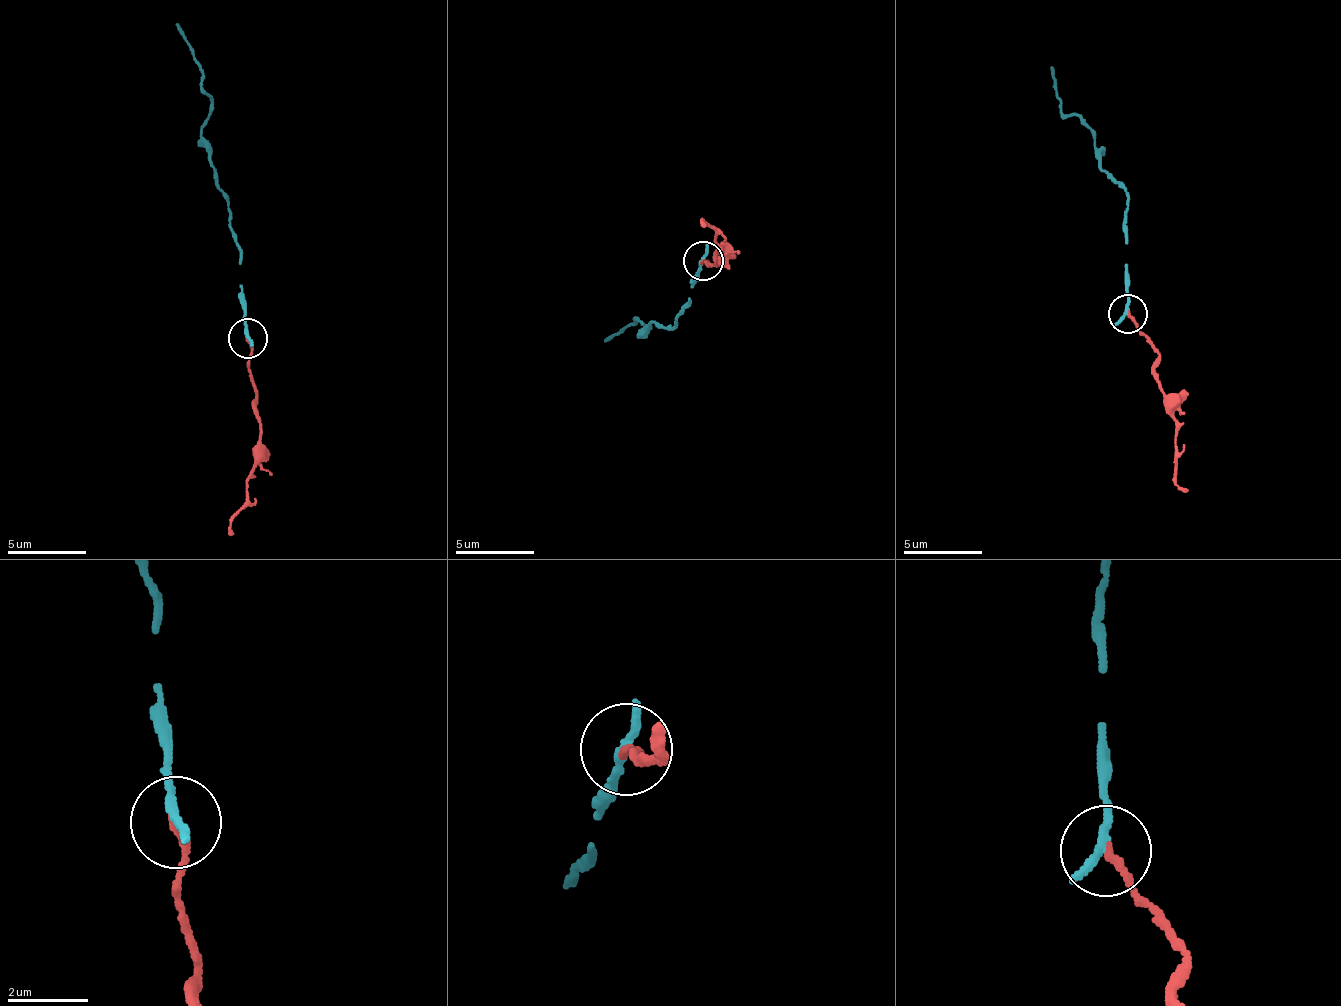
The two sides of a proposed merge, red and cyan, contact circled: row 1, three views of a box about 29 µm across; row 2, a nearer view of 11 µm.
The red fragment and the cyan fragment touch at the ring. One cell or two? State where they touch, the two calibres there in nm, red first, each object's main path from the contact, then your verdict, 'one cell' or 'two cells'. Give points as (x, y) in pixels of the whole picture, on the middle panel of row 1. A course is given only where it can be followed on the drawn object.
(703, 260) | 200/280 nm | red via (702, 262), (717, 263), (719, 247), (726, 243), (719, 246), (717, 229), (703, 220), (704, 225) | cyan via (702, 262), (676, 329), (650, 323), (648, 334), (639, 334), (645, 326), (637, 319), (636, 326), (605, 340) | two cells

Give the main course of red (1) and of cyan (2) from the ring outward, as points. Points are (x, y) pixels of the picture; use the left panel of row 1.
1: (247, 338), (257, 397), (260, 462), (251, 472), (247, 504), (231, 521), (231, 537)
2: (247, 338), (231, 207), (209, 164), (209, 143), (201, 125), (211, 98), (204, 86), (204, 72), (176, 25)

